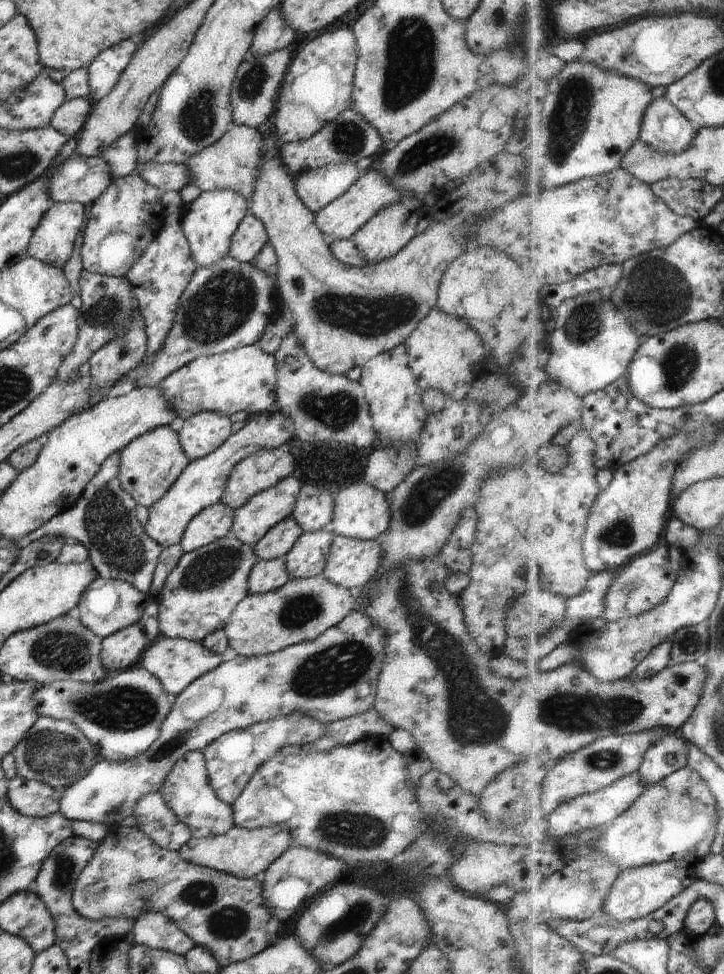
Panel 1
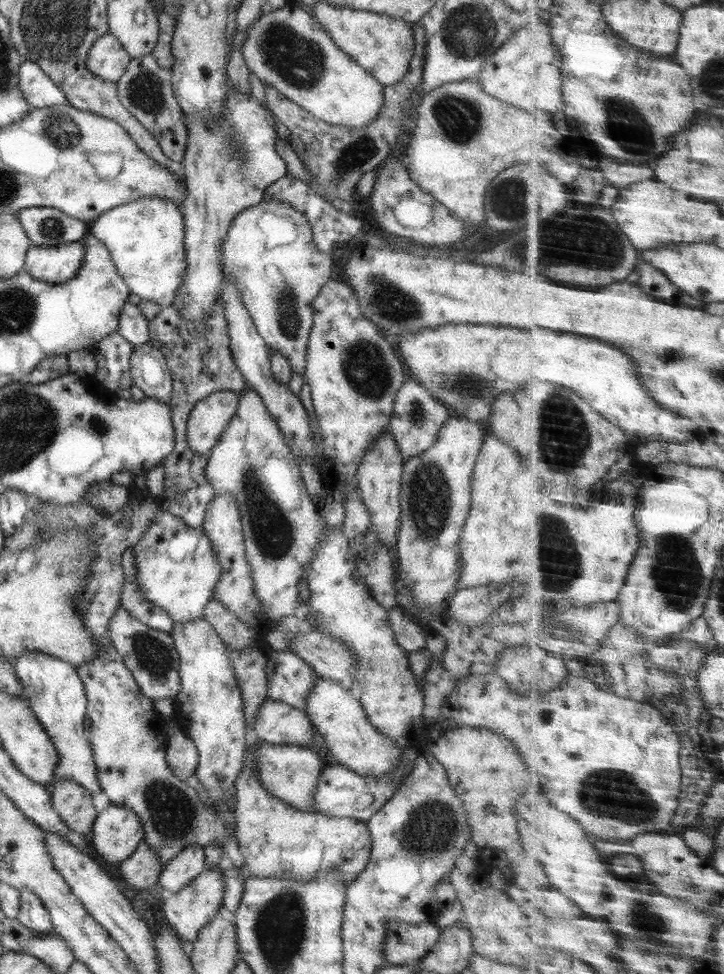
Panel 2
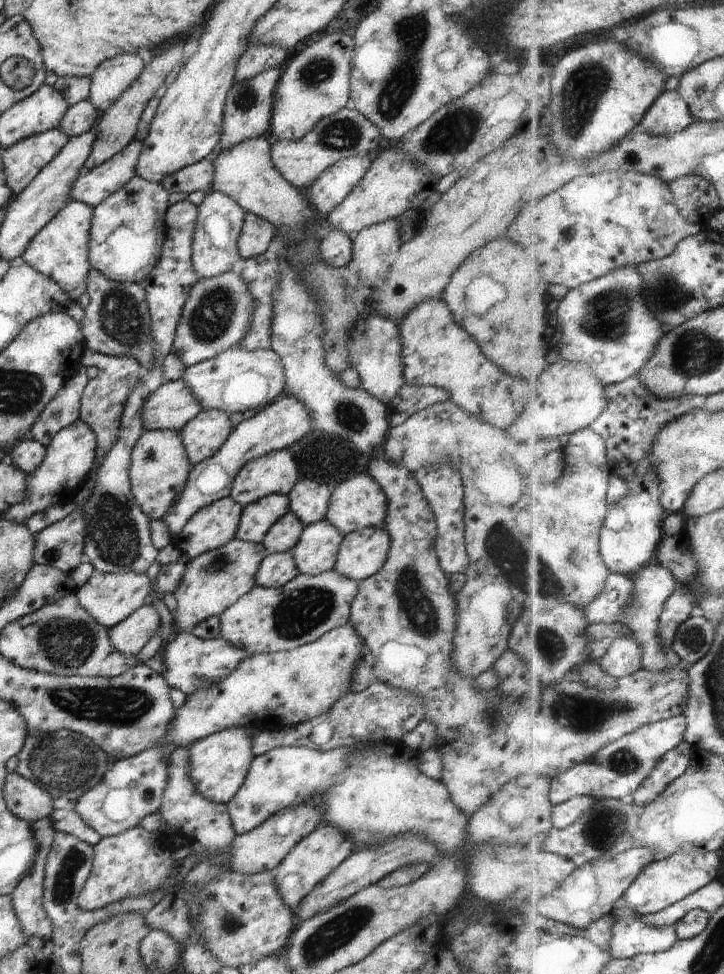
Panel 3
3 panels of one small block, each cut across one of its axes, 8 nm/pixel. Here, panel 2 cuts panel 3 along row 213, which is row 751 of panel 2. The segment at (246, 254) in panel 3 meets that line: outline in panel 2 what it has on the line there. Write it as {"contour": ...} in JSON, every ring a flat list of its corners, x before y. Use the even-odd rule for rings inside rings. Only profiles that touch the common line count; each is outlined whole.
{"contour":[[253,745,245,748,243,770,234,780,235,839,245,867,257,878,293,878,313,880,319,872,333,874,346,886,363,870,369,860,370,836,364,821,355,818,329,817,314,811,299,811,285,805,267,792,255,772]]}

